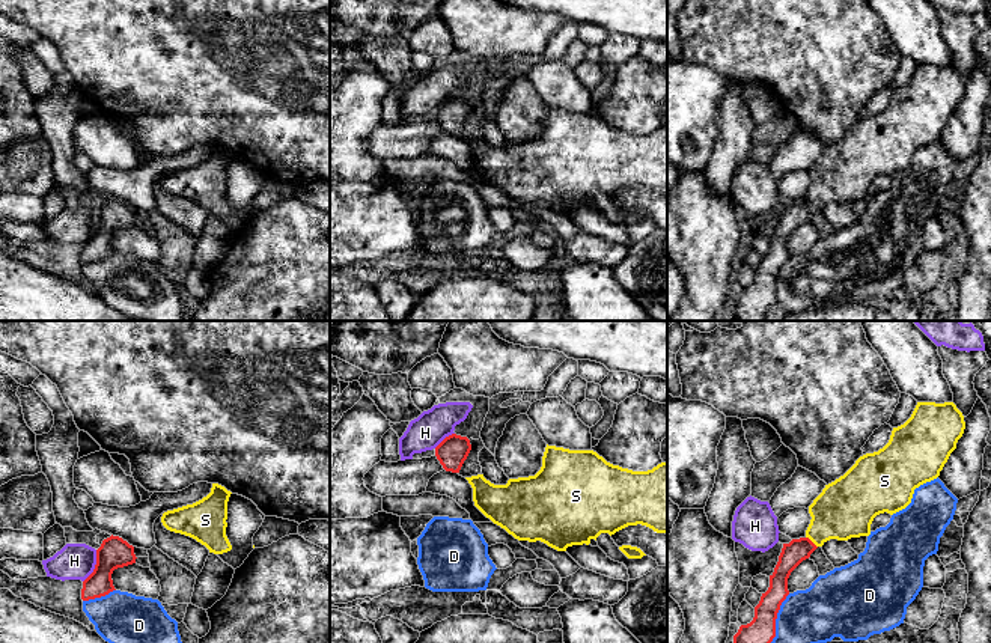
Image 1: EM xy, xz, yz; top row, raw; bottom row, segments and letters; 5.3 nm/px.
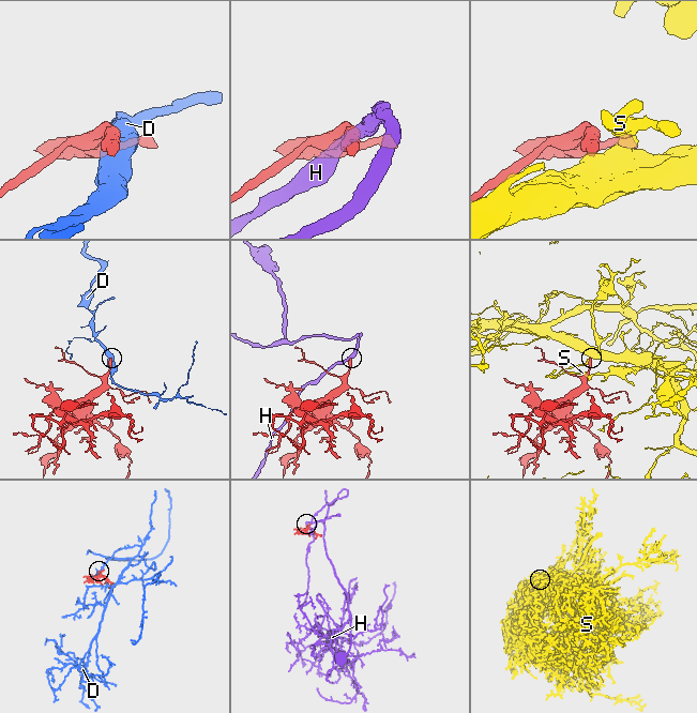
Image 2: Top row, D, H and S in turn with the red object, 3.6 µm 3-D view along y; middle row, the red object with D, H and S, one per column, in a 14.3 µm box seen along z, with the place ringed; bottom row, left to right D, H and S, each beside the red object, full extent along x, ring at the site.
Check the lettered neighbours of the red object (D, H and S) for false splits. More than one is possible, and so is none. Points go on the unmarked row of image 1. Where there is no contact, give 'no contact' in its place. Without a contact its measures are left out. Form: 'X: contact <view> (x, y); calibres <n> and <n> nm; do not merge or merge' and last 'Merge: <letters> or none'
D: contact yz (774, 288); calibres 190 and 300 nm; do not merge
H: contact xy (95, 229); calibres 160 and 190 nm; do not merge
S: contact yz (812, 205); calibres 120 and 320 nm; merge
Merge: S

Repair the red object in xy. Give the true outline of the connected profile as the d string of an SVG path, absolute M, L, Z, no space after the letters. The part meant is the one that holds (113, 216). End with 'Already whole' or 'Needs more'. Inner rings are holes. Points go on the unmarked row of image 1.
M119 199L102 203L96 212L96 227L93 235L83 244L81 262L101 261L116 253L111 236L117 230L136 226L134 209Z. Already whole

